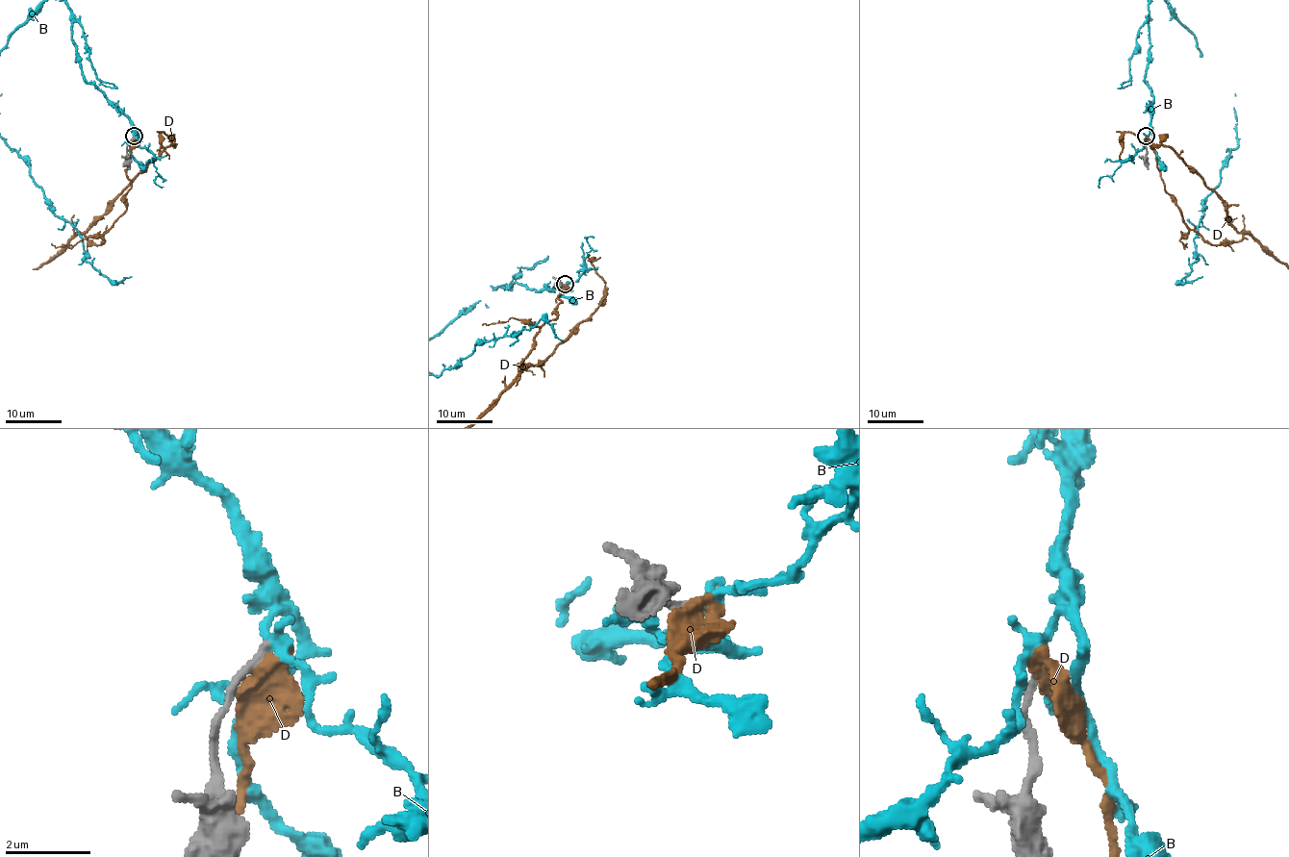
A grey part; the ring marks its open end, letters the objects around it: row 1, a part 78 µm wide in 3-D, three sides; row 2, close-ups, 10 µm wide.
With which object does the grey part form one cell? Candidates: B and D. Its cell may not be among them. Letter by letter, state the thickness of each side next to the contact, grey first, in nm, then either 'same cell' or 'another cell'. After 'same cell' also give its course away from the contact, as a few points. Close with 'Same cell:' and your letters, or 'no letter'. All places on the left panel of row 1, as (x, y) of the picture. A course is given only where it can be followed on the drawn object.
B: 160/280 nm | another cell
D: 190/550 nm | another cell
Same cell: no letter

